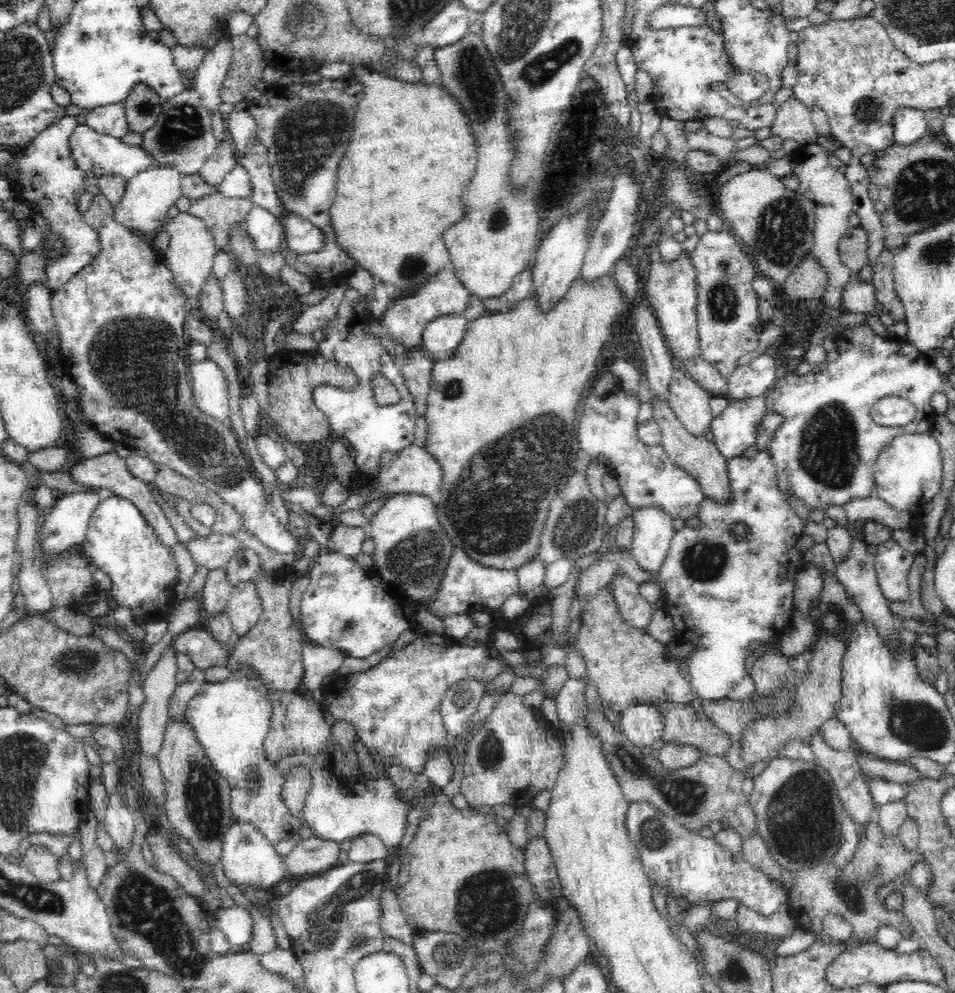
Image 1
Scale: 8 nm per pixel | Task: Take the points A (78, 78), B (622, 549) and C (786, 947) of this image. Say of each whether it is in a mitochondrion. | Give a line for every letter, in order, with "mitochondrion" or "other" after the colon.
A: other
B: other
C: other

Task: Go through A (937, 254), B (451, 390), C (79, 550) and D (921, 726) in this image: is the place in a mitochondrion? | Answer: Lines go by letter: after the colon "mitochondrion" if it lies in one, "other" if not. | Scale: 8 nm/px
A: mitochondrion
B: mitochondrion
C: other
D: mitochondrion

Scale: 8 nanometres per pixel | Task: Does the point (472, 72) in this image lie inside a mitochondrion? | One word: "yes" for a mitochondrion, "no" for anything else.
yes

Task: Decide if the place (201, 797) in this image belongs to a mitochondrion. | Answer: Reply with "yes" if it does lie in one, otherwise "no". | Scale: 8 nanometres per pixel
yes

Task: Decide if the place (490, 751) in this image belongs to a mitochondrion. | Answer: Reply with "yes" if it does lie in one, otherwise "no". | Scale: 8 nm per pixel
yes

